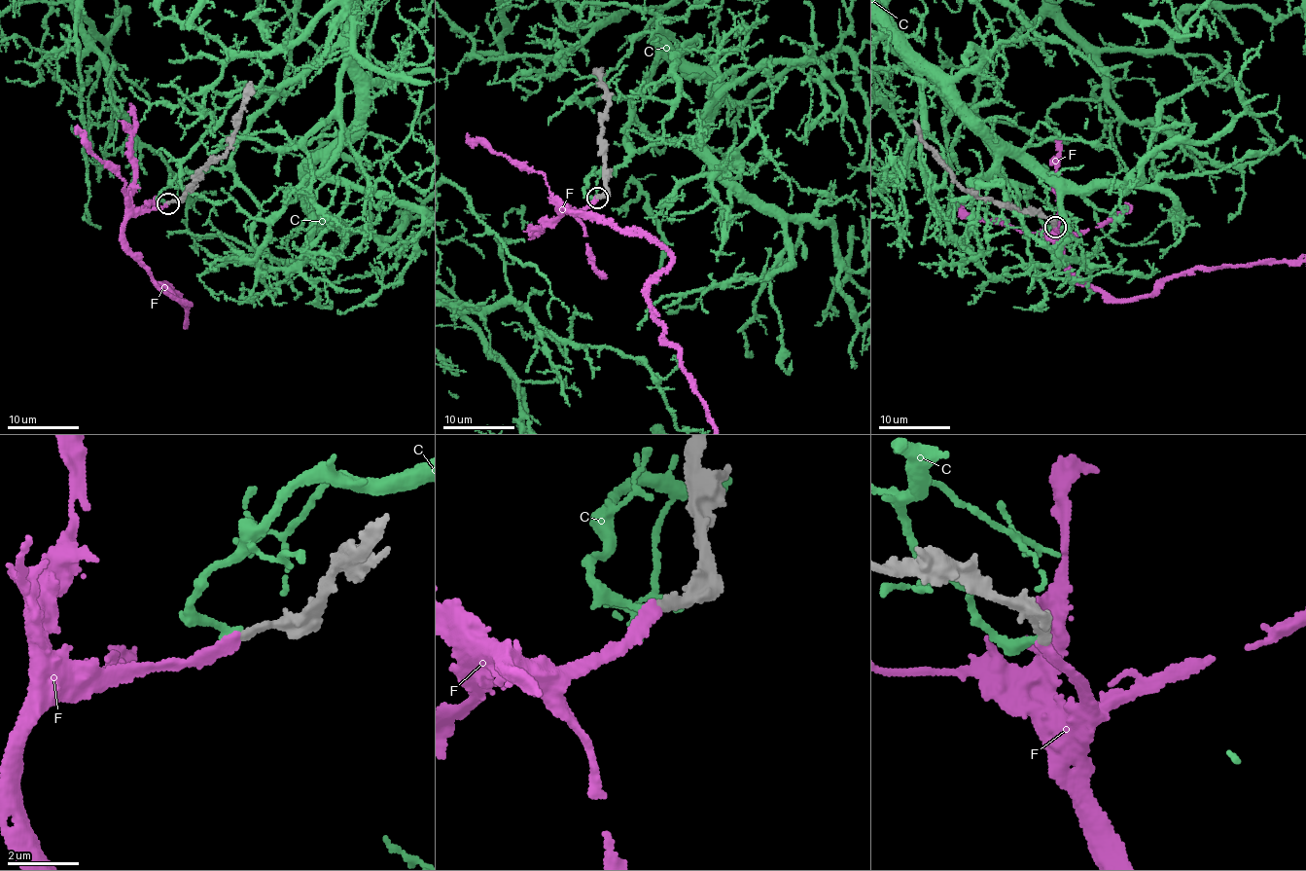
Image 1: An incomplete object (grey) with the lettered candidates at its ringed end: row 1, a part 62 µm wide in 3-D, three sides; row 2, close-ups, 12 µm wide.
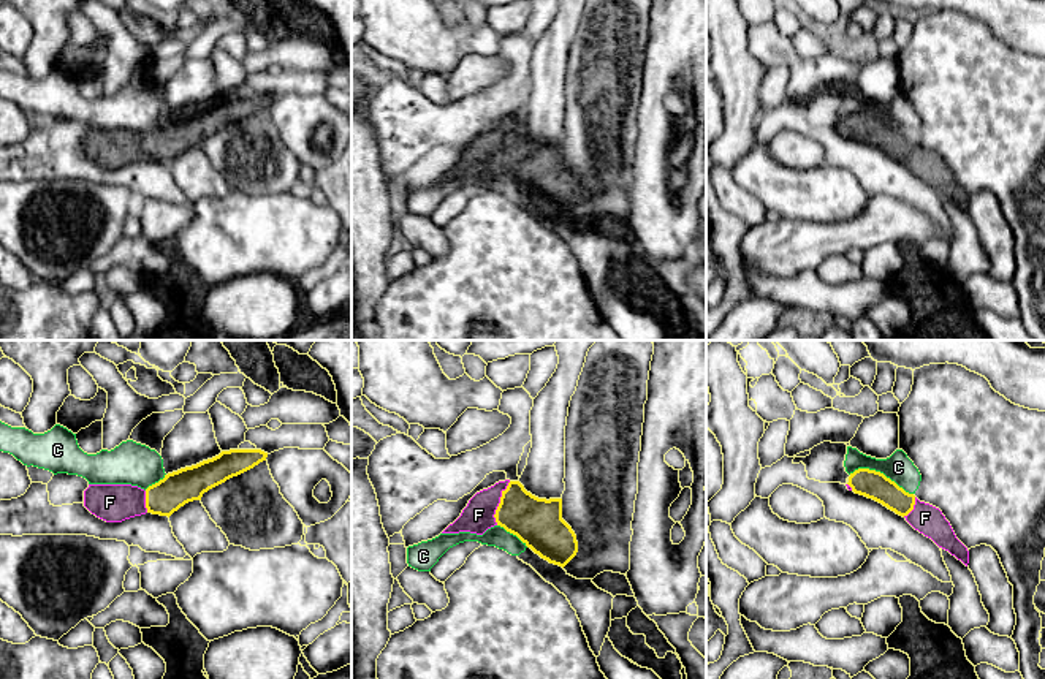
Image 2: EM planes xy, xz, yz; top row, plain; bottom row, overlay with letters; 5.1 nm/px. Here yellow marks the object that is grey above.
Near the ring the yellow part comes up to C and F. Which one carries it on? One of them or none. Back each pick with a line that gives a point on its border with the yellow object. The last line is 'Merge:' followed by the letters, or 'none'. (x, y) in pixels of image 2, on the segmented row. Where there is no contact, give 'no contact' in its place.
F: xz (499, 504)
Merge: F

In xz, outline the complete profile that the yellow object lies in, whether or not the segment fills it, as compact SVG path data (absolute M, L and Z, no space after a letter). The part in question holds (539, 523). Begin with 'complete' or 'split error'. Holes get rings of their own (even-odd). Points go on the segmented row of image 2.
split error | M499 481L477 492L442 533L483 535L500 525L549 563L565 567L578 552L576 535L562 519L562 499L538 499L519 481Z

